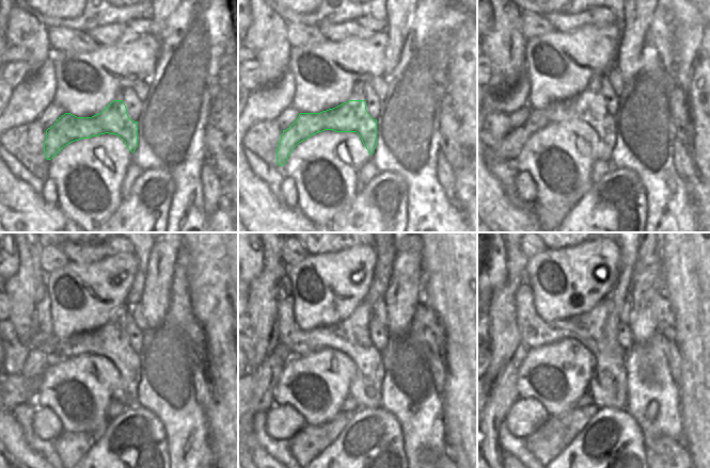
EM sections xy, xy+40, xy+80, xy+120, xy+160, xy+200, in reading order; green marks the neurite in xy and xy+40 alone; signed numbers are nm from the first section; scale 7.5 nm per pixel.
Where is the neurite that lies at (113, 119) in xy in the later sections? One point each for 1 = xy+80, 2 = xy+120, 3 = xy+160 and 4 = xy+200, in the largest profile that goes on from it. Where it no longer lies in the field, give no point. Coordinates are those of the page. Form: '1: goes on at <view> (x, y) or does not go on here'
1: goes on at xy+80 (594, 112)
2: goes on at xy+120 (120, 352)
3: goes on at xy+160 (365, 388)
4: goes on at xy+200 (608, 387)

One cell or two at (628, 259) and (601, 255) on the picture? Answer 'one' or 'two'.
two

